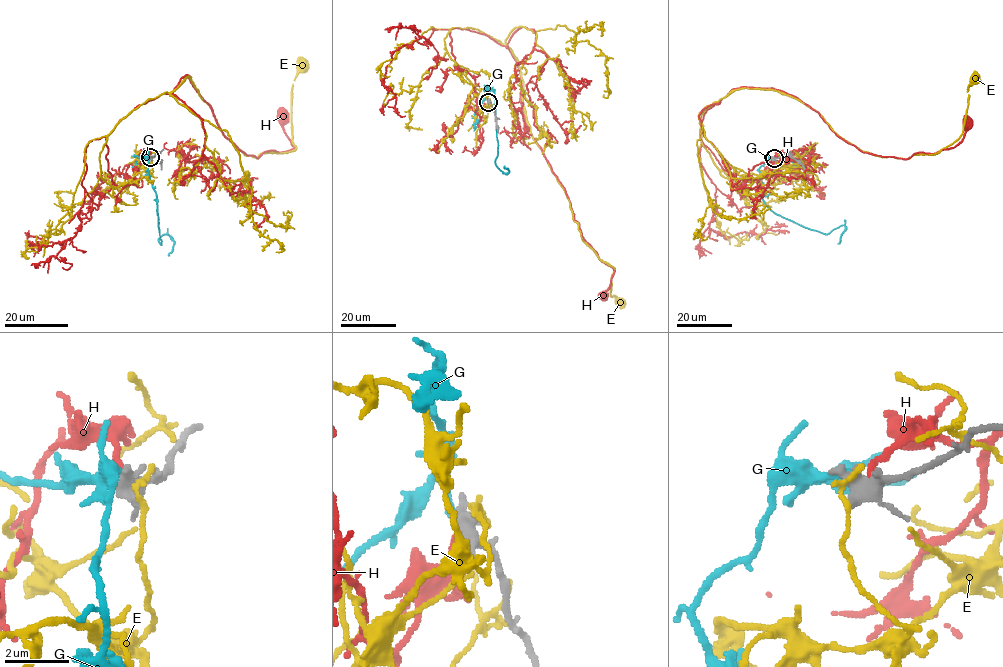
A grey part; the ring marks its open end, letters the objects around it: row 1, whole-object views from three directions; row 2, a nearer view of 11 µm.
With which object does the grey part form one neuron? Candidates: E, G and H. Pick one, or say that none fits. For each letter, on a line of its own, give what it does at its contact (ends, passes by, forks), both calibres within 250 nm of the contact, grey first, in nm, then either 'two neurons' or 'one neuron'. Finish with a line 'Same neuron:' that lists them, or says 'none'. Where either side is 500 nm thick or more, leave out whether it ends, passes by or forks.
E: it passes by; 360 nm thick on the grey side, 130 nm on the other; two neurons
G: it ends there; 440 nm thick on the grey side, 200 nm on the other; two neurons
H: it ends there; 380 nm thick on the grey side, 190 nm on the other; one neuron
Same neuron: H

